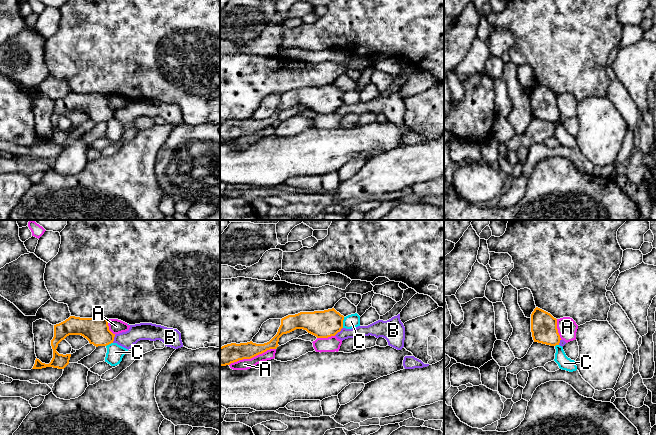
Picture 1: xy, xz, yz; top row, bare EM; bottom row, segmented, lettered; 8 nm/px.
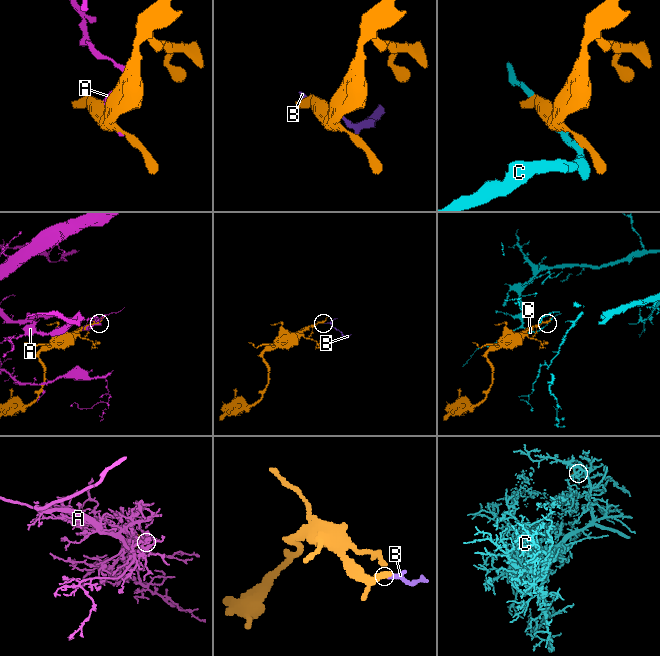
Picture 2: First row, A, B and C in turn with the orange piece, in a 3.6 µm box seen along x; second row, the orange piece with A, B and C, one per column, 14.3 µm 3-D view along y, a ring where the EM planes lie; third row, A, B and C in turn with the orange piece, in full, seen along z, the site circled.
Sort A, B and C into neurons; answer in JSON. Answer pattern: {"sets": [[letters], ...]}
{"sets": [["A"], ["B"], ["C"]]}

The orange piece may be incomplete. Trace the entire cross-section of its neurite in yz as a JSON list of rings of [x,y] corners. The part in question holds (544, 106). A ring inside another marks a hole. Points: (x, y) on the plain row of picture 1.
[[[538,83],[531,90],[531,108],[534,118],[556,122],[561,116],[557,95]]]

